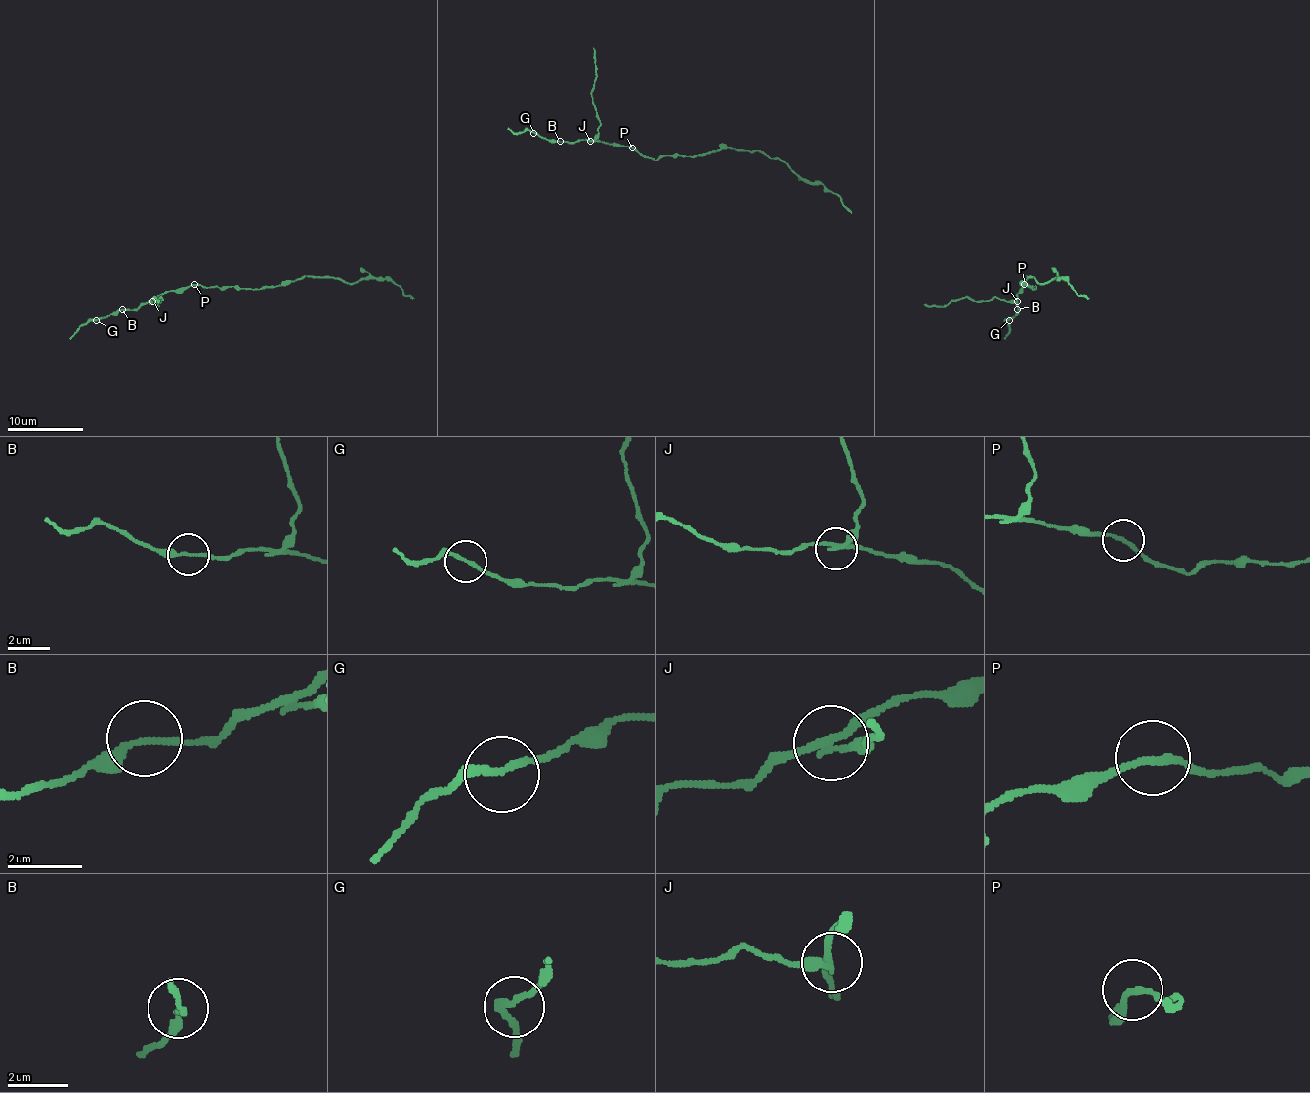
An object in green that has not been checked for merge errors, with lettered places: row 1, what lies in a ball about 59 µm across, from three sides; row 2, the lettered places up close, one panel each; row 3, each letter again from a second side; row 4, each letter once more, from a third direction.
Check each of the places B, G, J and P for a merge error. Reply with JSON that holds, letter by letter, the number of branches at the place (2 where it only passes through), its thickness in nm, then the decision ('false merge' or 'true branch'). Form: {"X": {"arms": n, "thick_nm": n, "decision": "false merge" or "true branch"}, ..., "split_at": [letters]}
{"B": {"arms": 2, "thick_nm": 160, "decision": "true branch"}, "G": {"arms": 2, "thick_nm": 170, "decision": "true branch"}, "J": {"arms": 3, "thick_nm": 190, "decision": "false merge"}, "P": {"arms": 2, "thick_nm": 170, "decision": "false merge"}, "split_at": ["J", "P"]}

